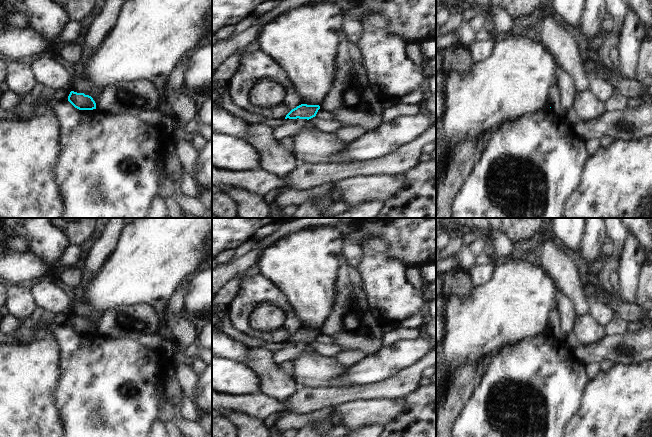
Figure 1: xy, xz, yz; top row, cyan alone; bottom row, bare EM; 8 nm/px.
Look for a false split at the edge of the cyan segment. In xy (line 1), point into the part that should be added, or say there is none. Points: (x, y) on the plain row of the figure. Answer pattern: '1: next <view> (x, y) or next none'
1: next none

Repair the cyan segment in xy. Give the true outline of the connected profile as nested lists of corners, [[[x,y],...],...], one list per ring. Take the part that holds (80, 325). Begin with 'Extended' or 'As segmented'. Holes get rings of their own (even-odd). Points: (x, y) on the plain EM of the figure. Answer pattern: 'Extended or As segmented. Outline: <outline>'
As segmented. Outline: [[[71,315],[68,320],[68,325],[79,334],[93,334],[96,333],[96,327],[93,322],[84,317],[77,317]]]

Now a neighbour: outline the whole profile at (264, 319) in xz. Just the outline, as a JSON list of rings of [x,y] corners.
[[[257,307],[251,313],[251,323],[261,333],[279,329],[285,319],[285,313],[278,307]]]

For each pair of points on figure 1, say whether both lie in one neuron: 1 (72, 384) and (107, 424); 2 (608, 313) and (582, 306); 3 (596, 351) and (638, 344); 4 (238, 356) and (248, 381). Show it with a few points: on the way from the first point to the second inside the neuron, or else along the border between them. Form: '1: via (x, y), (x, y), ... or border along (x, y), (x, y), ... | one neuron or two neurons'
1: via (82, 394), (102, 414) | one neuron
2: border along (591, 303), (588, 312) | two neurons
3: via (606, 350), (618, 342), (628, 344) | one neuron
4: border along (222, 358), (230, 358), (242, 363) | two neurons

